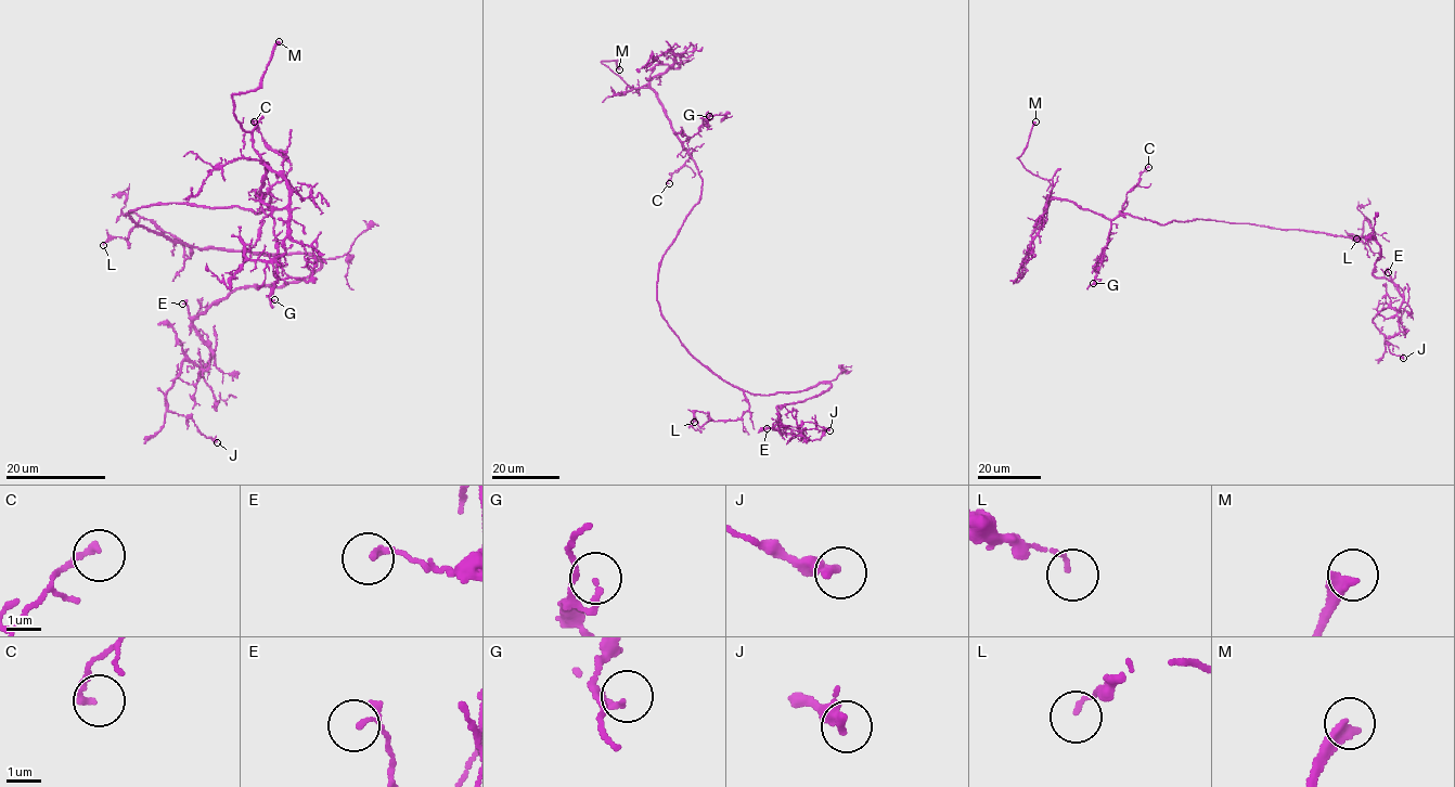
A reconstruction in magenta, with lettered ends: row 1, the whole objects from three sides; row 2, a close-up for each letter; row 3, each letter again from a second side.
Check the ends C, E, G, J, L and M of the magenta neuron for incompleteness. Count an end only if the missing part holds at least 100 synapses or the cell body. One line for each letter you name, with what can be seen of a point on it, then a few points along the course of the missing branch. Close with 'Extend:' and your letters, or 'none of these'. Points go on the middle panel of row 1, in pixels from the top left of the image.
M: (619, 69)
Extend: M

